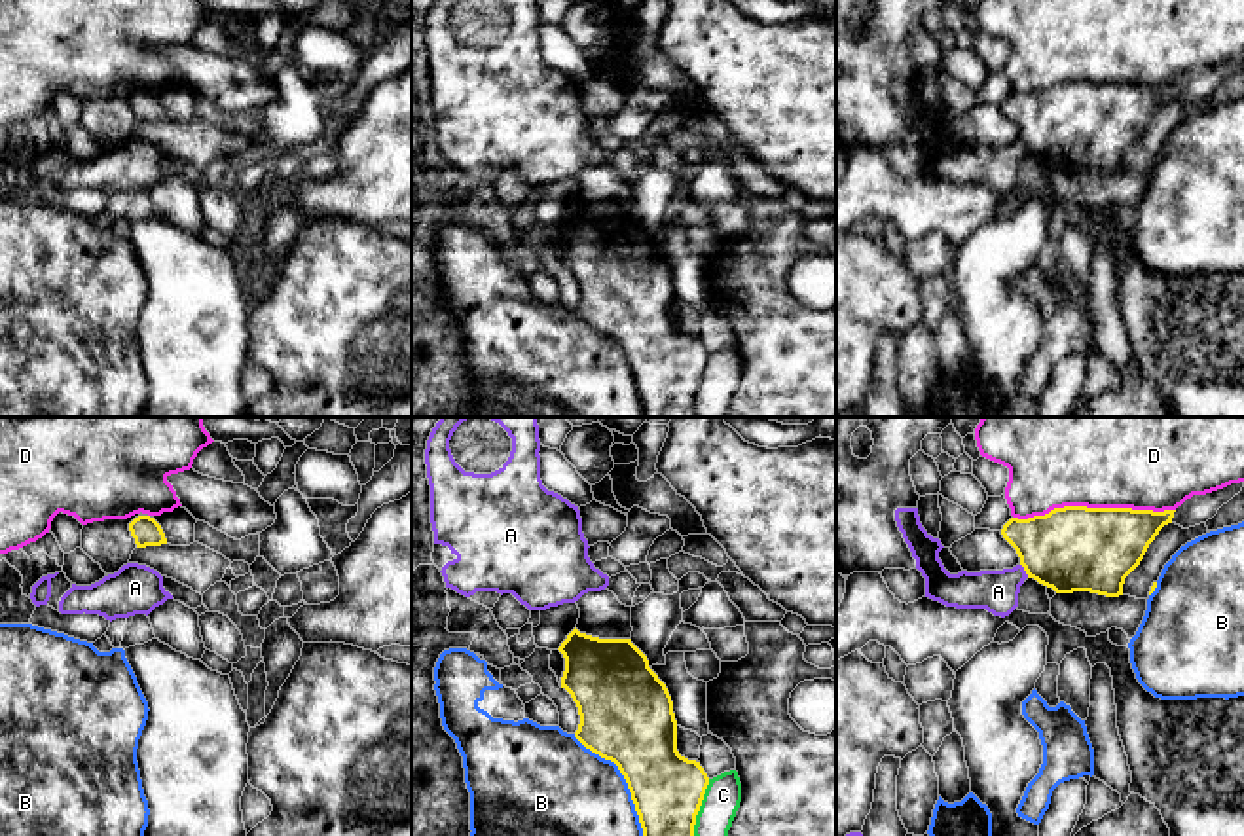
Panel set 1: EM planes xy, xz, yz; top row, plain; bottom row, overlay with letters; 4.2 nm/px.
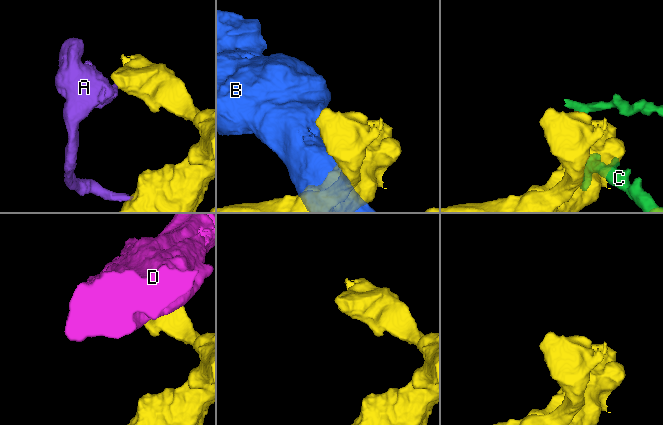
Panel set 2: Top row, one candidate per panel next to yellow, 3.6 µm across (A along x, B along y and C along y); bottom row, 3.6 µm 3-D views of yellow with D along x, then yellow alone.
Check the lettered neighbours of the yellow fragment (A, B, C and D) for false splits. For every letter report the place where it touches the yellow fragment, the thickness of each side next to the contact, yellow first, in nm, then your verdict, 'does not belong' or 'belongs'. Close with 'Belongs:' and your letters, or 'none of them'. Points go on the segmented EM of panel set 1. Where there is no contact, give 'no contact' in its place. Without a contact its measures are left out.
A: meets yellow in yz at (1024, 569); 360 nm thick on the yellow side, 180 nm on the other; does not belong
B: meets yellow in xz at (624, 778); 380 nm thick on the yellow side, 380 nm on the other; does not belong
C: meets yellow in xz at (698, 808); 300 nm thick on the yellow side, 160 nm on the other; does not belong
D: meets yellow in yz at (1093, 508); 360 nm thick on the yellow side, 500 nm on the other; does not belong
Belongs: none of them

